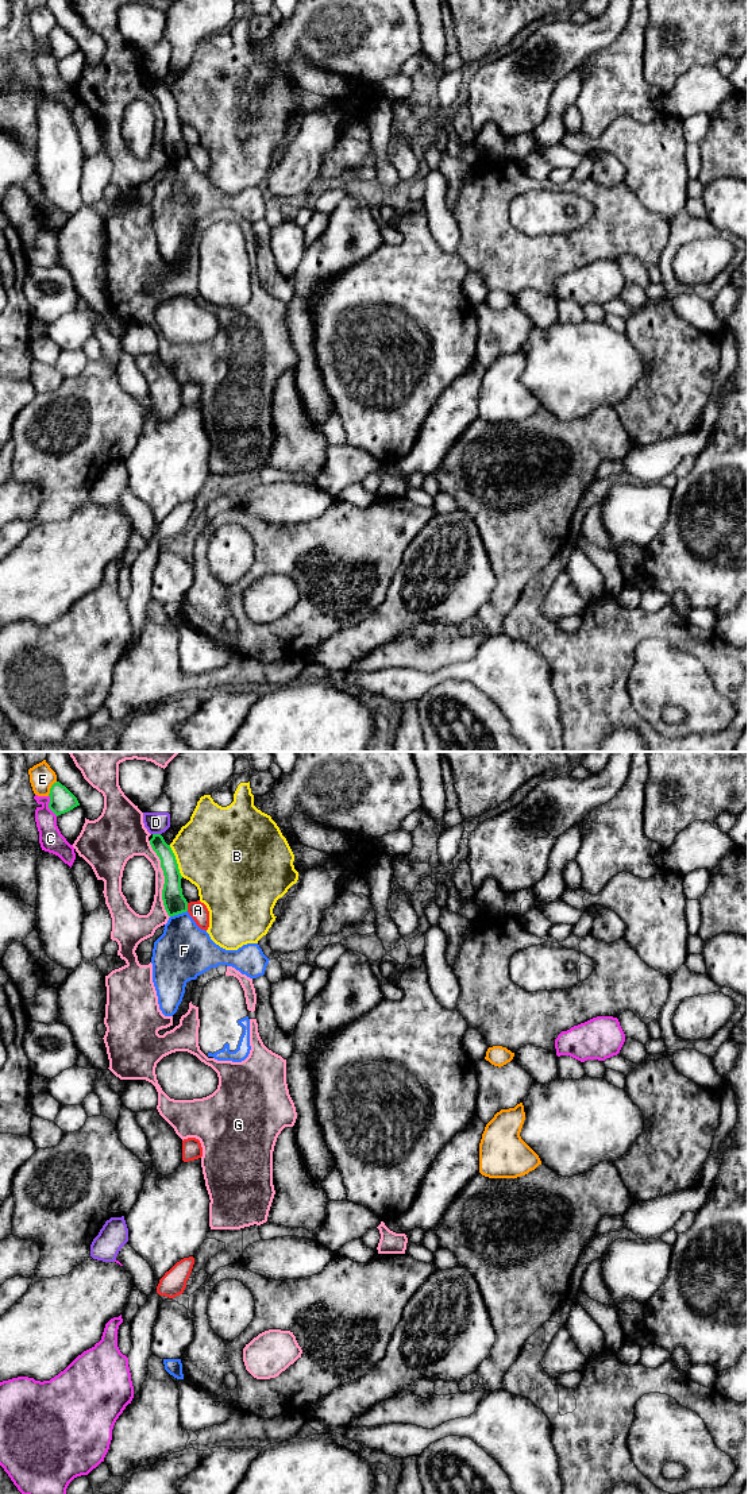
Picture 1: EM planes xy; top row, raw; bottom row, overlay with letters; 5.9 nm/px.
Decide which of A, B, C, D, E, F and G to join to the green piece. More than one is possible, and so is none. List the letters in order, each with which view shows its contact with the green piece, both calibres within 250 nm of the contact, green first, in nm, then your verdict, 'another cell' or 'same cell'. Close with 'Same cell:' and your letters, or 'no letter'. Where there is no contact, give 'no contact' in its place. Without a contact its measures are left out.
A: meets green in xy; 130 nm thick on the green side, 110 nm on the other; another cell
B: meets green in xy; 130 nm thick on the green side, 480 nm on the other; another cell
C: meets green in xy; 140 nm thick on the green side, 140 nm on the other; another cell
D: meets green in xy; 100 nm thick on the green side, 130 nm on the other; another cell
E: meets green in xy; 140 nm thick on the green side, 150 nm on the other; another cell
F: meets green in xy; 130 nm thick on the green side, 320 nm on the other; another cell
G: meets green in xy; 130 nm thick on the green side, 120 nm on the other; another cell
Same cell: no letter

